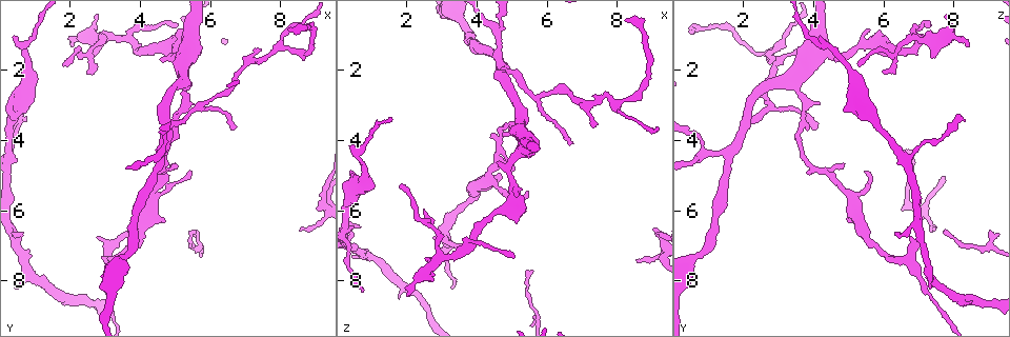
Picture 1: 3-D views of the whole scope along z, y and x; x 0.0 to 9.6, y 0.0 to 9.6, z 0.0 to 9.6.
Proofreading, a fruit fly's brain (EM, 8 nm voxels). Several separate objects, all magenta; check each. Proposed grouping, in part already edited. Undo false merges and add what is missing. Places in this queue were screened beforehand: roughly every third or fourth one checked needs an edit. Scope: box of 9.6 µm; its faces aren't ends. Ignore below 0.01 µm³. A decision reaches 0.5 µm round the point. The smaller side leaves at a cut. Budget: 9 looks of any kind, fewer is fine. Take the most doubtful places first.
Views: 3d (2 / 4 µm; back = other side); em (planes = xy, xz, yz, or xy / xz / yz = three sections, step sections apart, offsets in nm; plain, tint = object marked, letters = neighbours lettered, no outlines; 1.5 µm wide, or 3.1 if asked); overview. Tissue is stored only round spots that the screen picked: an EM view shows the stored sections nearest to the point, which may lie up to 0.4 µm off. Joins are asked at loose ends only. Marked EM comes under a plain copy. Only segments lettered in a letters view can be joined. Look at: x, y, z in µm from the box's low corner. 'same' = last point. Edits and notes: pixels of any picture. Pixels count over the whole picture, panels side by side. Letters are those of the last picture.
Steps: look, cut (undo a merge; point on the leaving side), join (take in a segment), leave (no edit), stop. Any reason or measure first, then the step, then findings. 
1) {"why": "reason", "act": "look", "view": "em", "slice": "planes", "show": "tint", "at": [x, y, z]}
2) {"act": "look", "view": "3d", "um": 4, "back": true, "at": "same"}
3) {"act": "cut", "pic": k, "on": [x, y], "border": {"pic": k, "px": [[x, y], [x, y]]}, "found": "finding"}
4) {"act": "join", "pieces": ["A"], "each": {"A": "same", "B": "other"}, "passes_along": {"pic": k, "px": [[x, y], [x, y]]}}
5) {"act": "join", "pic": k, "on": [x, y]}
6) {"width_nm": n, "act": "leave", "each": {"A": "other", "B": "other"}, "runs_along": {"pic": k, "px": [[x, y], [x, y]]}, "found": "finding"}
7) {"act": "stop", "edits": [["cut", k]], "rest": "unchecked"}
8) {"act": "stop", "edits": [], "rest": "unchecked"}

{"why": "thin end", "act": "look", "view": "3d", "um": 4, "at": [2.50, 2.05, 5.90]}

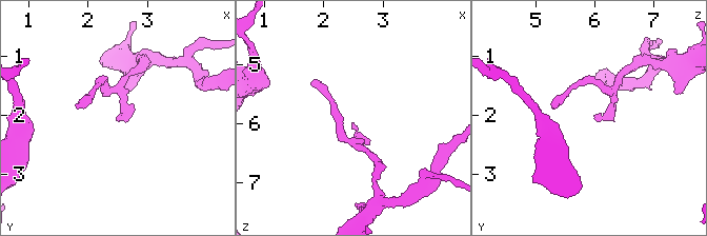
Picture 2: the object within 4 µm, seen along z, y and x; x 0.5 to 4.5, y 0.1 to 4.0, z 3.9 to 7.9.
{"why": "shape alone is not enough", "act": "look", "view": "em", "slice": "planes", "show": "letters", "at": [2.50, 2.00, 5.95]}

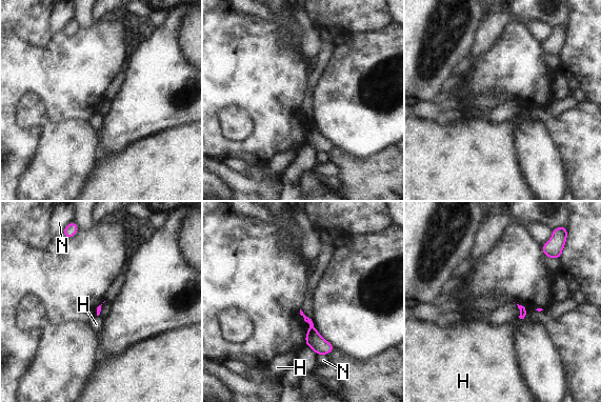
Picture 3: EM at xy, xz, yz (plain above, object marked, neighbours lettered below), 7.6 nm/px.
{"act": "leave", "each": {"H": "other", "N": "other"}, "border": {"pic": 3, "px": [[526, 313], [522, 318], [519, 318]]}, "found": "no lettered segment goes on from it"}

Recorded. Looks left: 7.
{"why": "branch stops here", "act": "look", "view": "em", "slice": "xy", "step": 8, "show": "tint", "at": [2.10, 1.35, 8.45]}

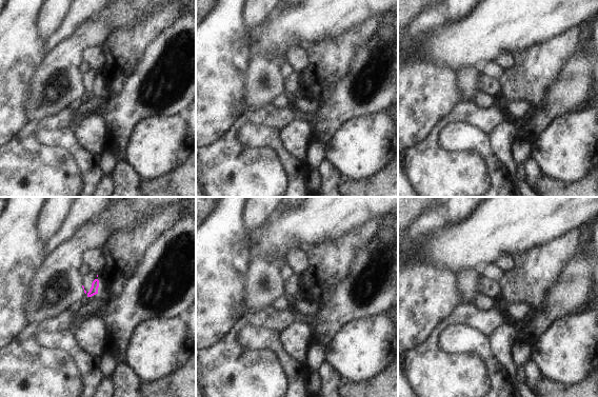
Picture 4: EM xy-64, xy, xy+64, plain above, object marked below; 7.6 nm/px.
{"act": "look", "view": "em", "slice": "planes", "show": "letters", "at": "same"}

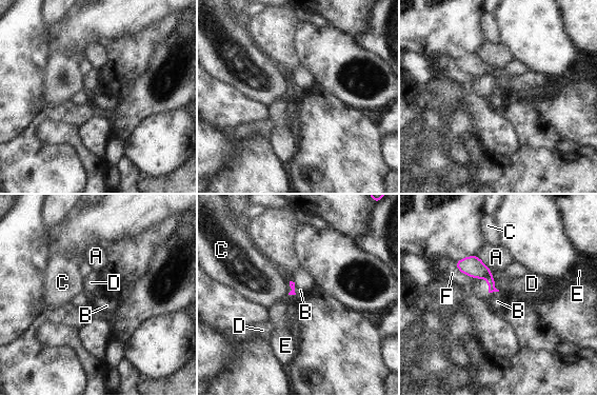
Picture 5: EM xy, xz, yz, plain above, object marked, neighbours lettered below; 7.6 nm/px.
{"act": "join", "pieces": ["D"], "each": {"A": "other", "B": "other", "C": "other", "D": "same", "E": "other", "F": "other"}, "passes_along": {"pic": 5, "px": [[473, 266], [494, 280], [509, 286]]}, "found": "the neuron continues"}

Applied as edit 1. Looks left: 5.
{"why": "redraw", "act": "look", "view": "overview"}

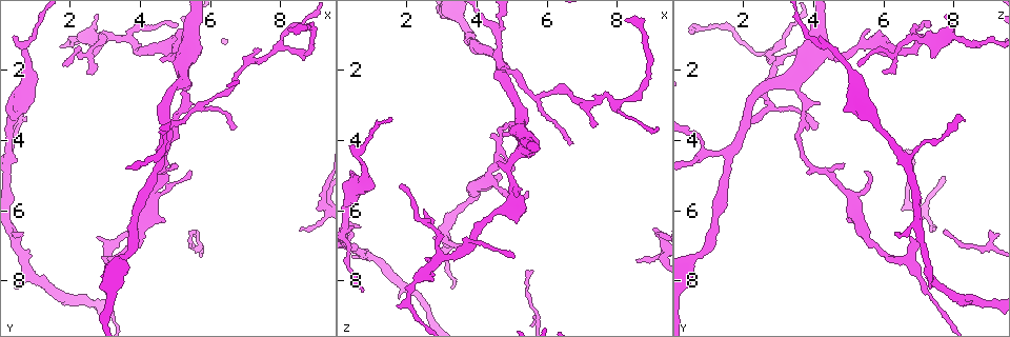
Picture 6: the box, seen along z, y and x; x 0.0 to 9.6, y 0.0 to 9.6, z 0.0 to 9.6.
{"why": "thick turns thin", "act": "look", "view": "em", "slice": "xz", "step": 8, "show": "tint", "at": [5.25, 2.40, 3.45]}

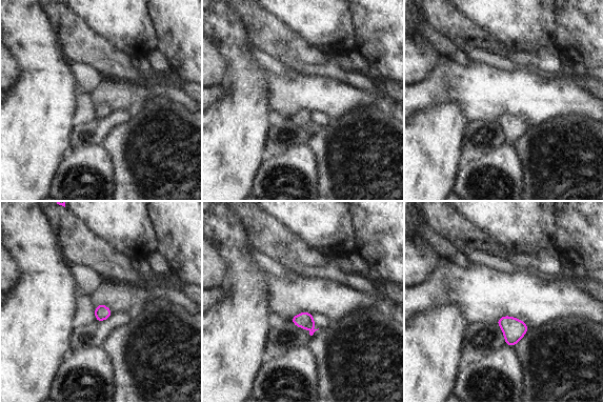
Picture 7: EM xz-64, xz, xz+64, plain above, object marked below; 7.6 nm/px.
{"why": "cut it another way", "act": "look", "view": "em", "slice": "planes", "show": "letters", "at": "same"}

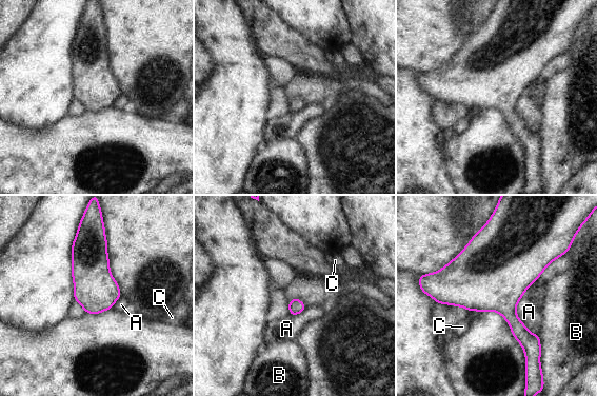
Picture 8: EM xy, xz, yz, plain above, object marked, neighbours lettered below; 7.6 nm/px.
{"act": "leave", "each": {"A": "other", "B": "other", "C": "other"}, "found": "one neuron here"}

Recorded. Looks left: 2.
{"why": "free end", "act": "look", "view": "em", "slice": "yz", "step": 4, "show": "letters", "at": [6.65, 3.70, 4.05]}

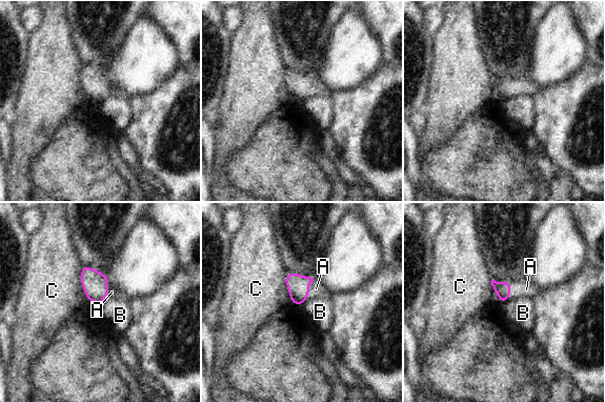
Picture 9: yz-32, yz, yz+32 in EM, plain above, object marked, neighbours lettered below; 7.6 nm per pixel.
{"act": "look", "view": "em", "slice": "xy", "step": 8, "show": "letters", "at": "same"}

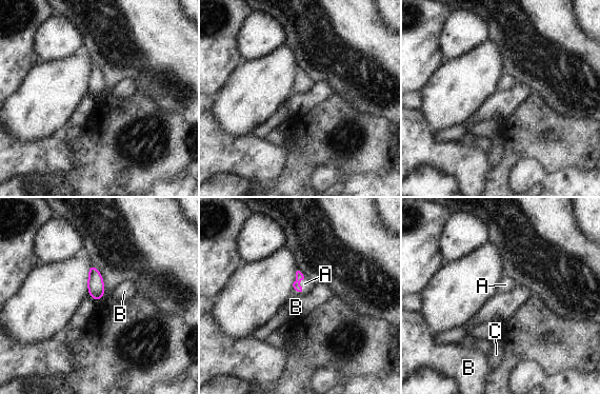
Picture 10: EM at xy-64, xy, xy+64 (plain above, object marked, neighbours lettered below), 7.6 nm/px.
{"act": "join", "pieces": ["A"], "each": {"A": "same", "B": "other", "C": "other"}, "passes_along": {"pic": 10, "px": [[299, 276], [298, 283], [304, 283]]}, "found": "it goes on there"}

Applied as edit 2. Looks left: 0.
{"act": "stop", "edits": [["join", 5], ["join", 10]], "rest": "unchecked"}

